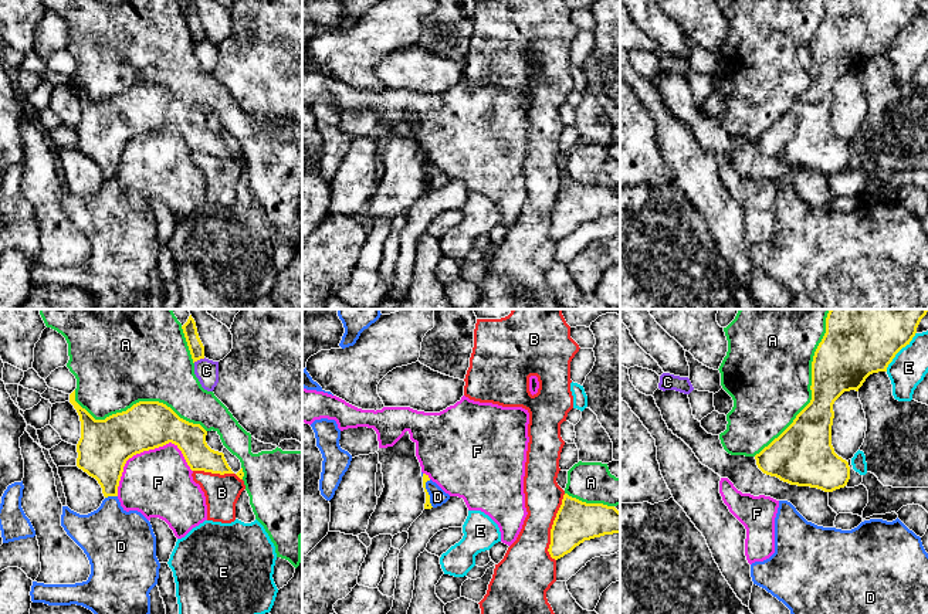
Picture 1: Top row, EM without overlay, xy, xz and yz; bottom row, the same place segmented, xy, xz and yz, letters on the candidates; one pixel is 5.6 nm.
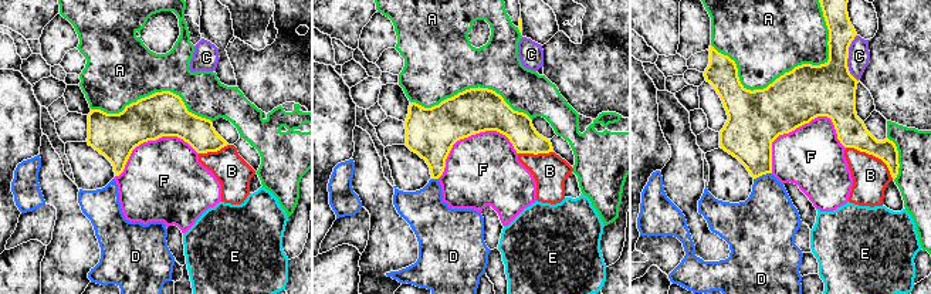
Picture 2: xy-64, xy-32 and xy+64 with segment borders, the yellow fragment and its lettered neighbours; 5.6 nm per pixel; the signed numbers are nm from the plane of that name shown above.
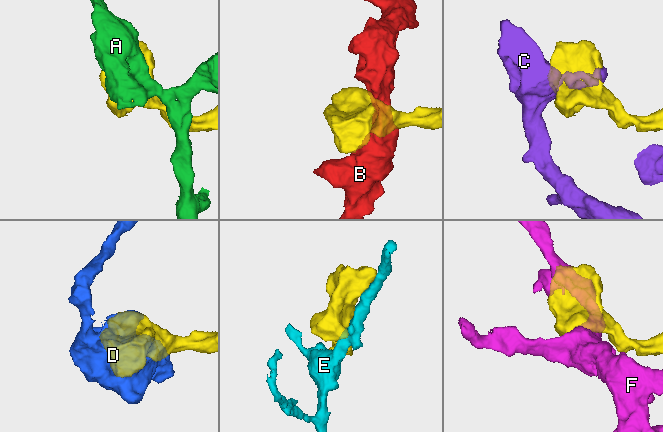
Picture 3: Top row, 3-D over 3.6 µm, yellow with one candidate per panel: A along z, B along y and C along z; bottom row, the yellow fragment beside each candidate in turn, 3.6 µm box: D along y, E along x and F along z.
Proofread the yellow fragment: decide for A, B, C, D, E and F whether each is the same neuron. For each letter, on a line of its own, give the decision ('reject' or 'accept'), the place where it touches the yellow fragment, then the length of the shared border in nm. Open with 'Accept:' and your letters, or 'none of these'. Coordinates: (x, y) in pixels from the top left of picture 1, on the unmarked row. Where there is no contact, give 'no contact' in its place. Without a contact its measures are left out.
Accept: none of these
A: reject; meets yellow in yz at (810, 71); contact 900 nm long
B: reject; meets yellow in xz at (552, 210); contact 380 nm long
C: reject; meets yellow in xy at (199, 41); contact 80 nm long
D: reject; meets yellow in xz at (427, 176); contact 160 nm long
E: reject; meets yellow in yz at (898, 33); contact 280 nm long
F: reject; meets yellow in xy at (145, 132); contact 460 nm long

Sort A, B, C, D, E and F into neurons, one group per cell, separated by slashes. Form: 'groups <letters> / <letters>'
groups A / B / C / D / E / F

